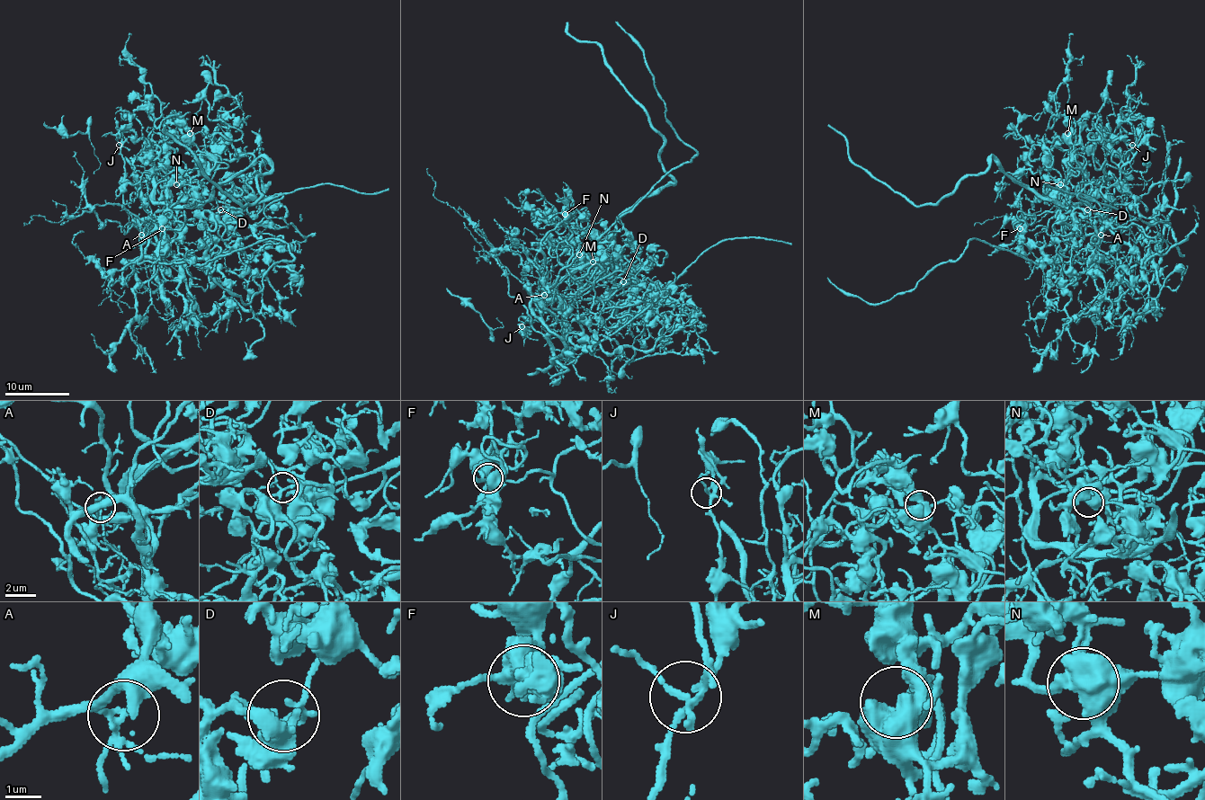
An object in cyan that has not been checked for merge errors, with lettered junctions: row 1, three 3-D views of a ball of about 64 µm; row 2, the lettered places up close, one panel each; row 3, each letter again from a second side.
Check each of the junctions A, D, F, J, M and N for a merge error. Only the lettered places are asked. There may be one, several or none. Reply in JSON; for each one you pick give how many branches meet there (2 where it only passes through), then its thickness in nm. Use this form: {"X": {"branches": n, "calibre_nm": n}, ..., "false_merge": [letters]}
{"A": {"branches": 5, "calibre_nm": 150}, "N": {"branches": 3, "calibre_nm": 550}, "false_merge": ["A", "N"]}

